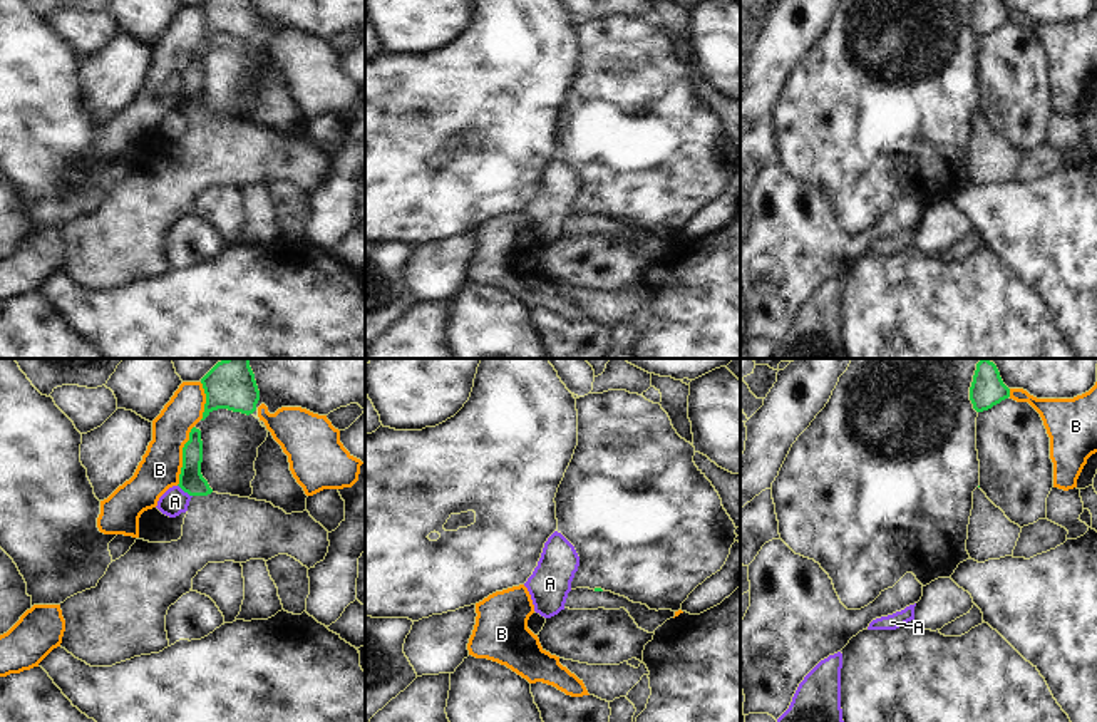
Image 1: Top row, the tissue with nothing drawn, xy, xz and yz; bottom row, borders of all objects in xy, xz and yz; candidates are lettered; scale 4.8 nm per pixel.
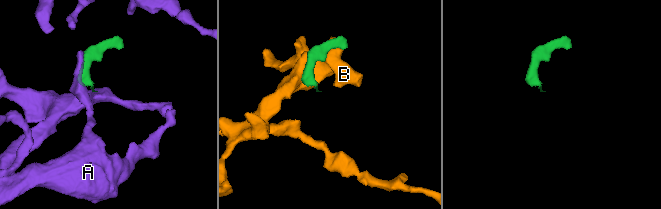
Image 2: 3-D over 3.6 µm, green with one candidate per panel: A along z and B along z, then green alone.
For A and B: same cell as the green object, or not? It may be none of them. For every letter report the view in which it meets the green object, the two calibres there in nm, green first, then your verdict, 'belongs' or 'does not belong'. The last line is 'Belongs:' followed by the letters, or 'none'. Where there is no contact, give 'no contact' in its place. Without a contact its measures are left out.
A: meets green in xy; 120 nm thick on the green side, 130 nm on the other; does not belong
B: meets green in xy; 120 nm thick on the green side, 200 nm on the other; does not belong
Belongs: none

